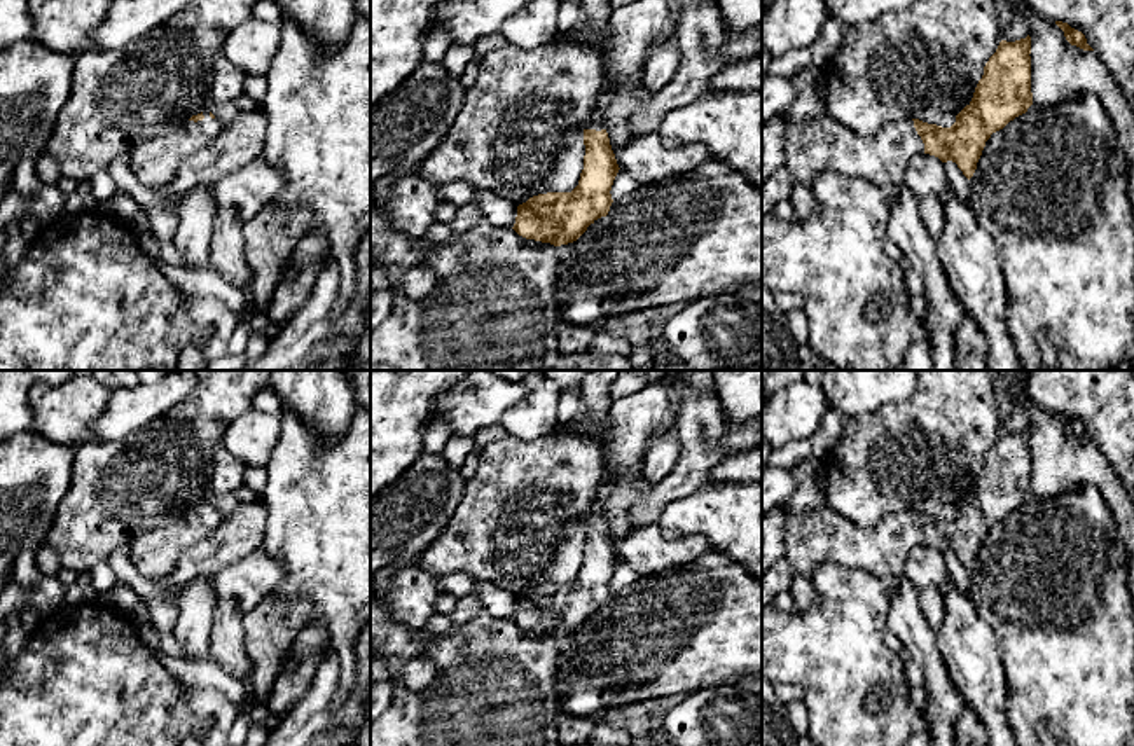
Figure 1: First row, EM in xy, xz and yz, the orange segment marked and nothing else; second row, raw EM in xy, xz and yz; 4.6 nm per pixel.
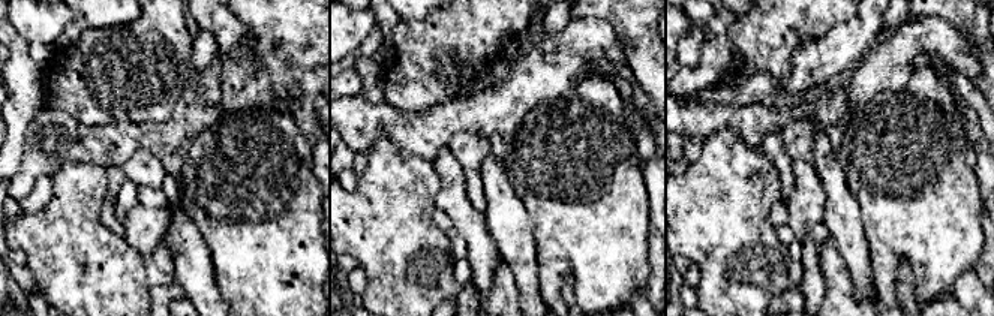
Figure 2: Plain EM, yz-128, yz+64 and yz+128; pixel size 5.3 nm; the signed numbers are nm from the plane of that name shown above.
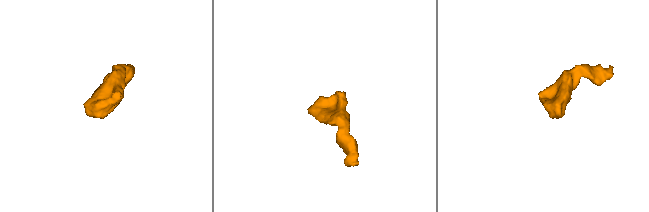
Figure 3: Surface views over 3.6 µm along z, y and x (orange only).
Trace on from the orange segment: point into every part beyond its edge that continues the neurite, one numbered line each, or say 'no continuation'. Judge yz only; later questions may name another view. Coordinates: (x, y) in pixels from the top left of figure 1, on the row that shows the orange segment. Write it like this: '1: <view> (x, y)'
1: yz (813, 145)

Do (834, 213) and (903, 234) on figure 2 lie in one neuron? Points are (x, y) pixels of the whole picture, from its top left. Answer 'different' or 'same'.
different

